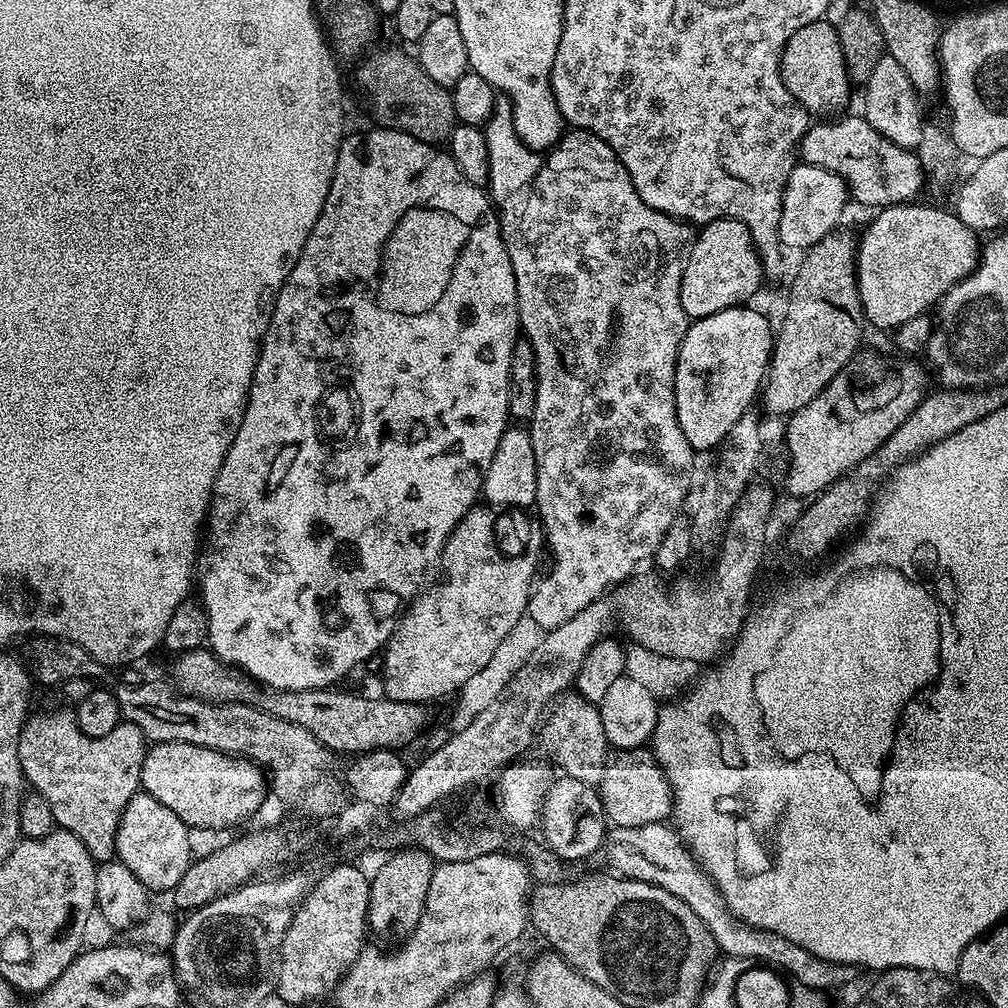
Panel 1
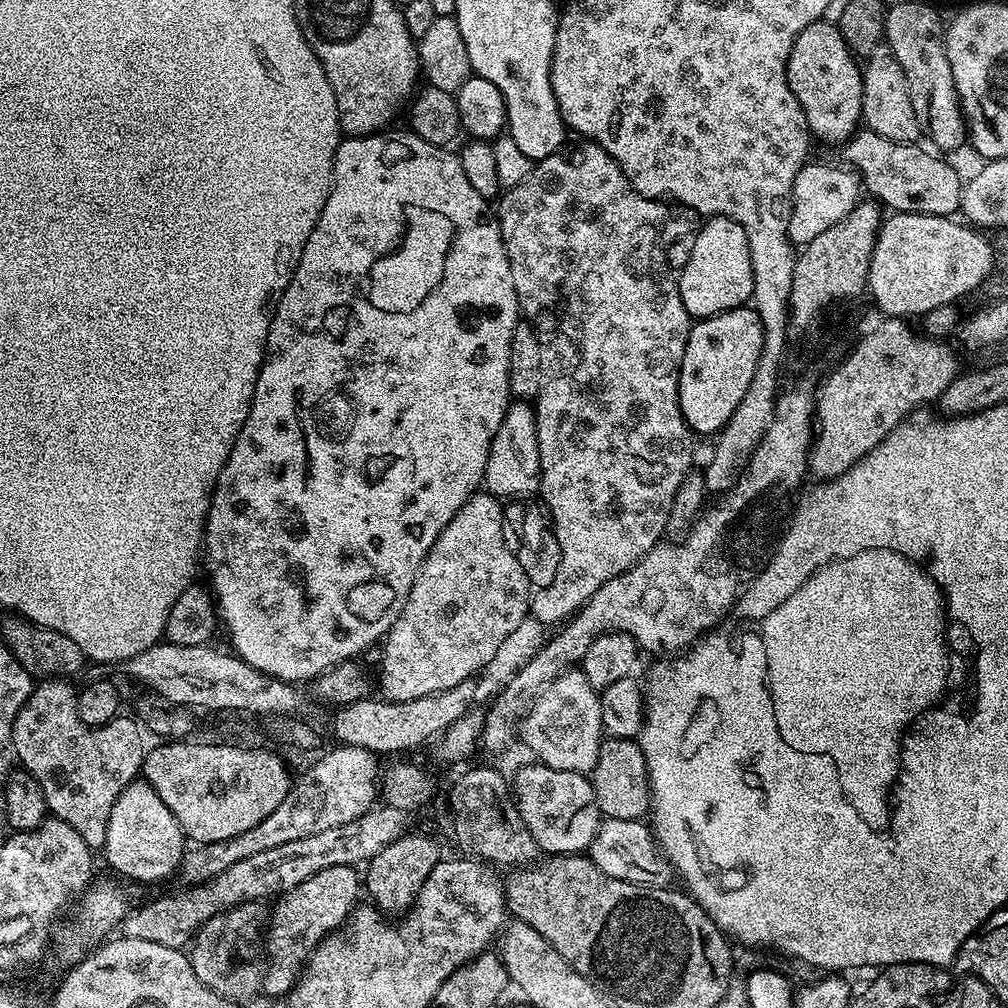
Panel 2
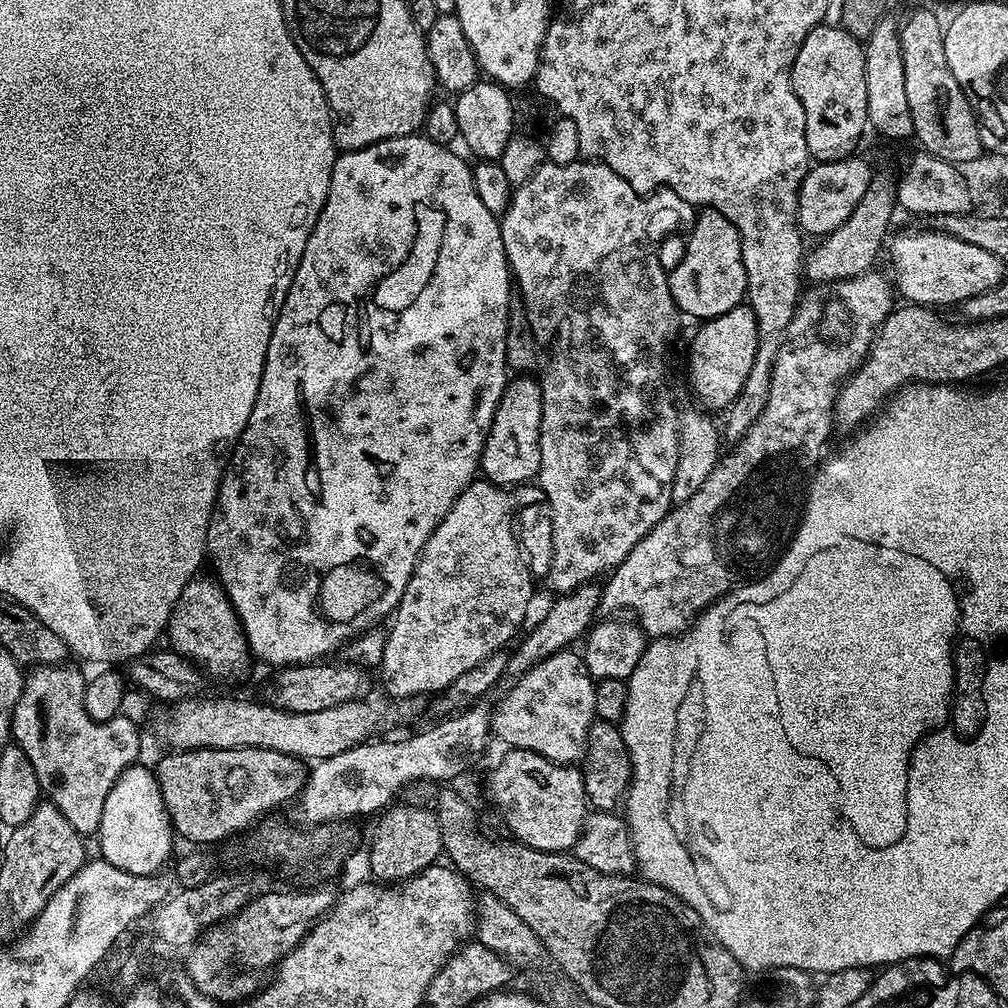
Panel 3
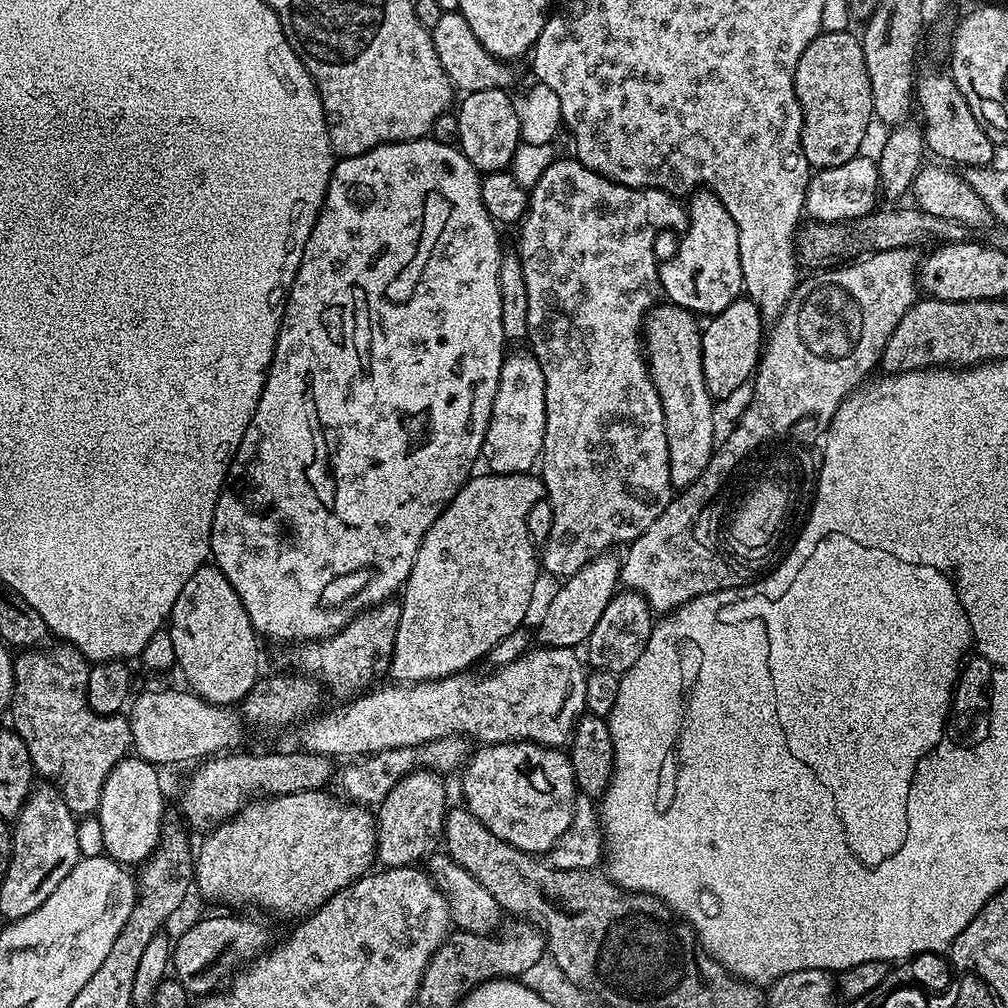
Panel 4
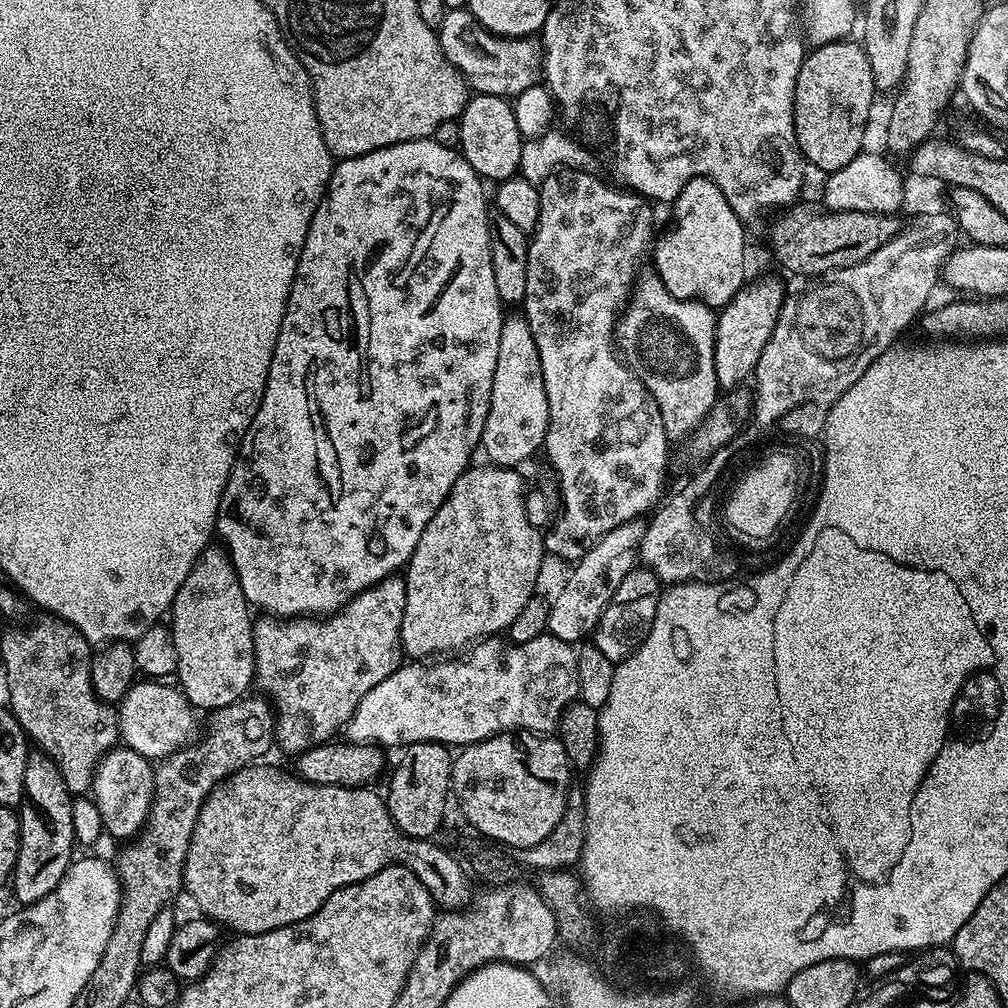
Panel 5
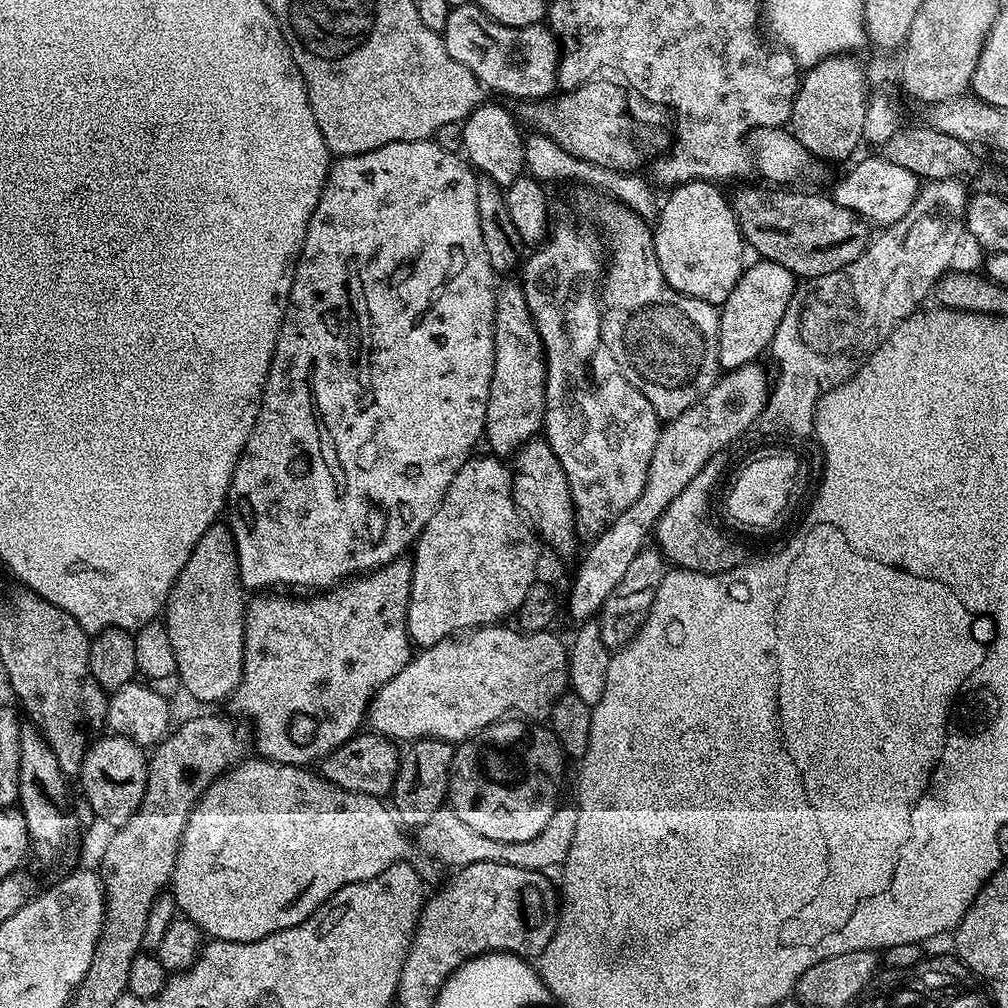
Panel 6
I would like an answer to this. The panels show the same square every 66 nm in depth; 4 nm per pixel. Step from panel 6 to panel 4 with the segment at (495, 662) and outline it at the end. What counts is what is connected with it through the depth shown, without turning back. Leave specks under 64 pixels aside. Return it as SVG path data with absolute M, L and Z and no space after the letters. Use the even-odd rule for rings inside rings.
M536 646L509 665L486 671L485 676L475 676L475 671L469 670L441 680L392 682L389 688L365 691L349 699L345 708L313 715L304 728L303 747L329 758L353 758L457 734L480 740L476 742L484 746L510 740L567 745L576 721L586 712L588 672L585 661L576 655L575 648Z

